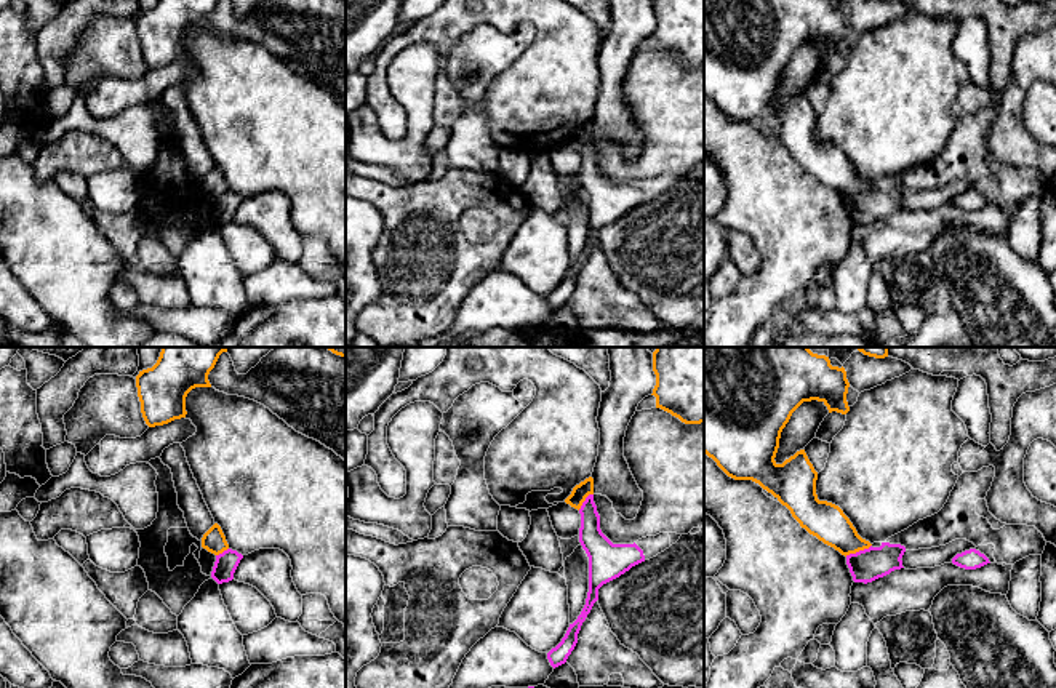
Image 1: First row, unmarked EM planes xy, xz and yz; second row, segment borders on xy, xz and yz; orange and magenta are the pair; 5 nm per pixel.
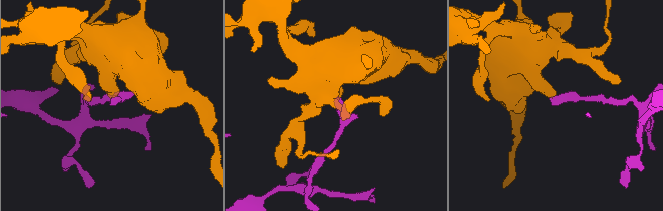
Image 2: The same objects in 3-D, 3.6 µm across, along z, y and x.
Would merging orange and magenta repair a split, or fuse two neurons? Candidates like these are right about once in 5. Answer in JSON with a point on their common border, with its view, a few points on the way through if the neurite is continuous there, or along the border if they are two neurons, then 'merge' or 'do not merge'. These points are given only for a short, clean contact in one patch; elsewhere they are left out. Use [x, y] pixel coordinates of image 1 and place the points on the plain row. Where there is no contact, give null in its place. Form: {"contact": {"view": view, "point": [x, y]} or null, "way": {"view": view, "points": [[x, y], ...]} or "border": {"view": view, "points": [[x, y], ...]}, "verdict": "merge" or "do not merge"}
{"contact": {"view": "yz", "point": [858, 192]}, "border": {"view": "yz", "points": [[871, 186], [845, 197]]}, "verdict": "do not merge"}

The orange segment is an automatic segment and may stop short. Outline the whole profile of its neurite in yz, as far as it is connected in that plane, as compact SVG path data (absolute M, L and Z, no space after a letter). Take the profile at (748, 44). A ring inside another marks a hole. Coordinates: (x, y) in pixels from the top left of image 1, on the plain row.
M704 0L704 94L728 118L758 125L790 152L802 170L845 198L872 186L858 176L838 147L818 141L818 114L805 91L782 106L774 99L782 70L803 43L818 42L829 54L846 56L848 29L845 10L832 8L829 0Z

